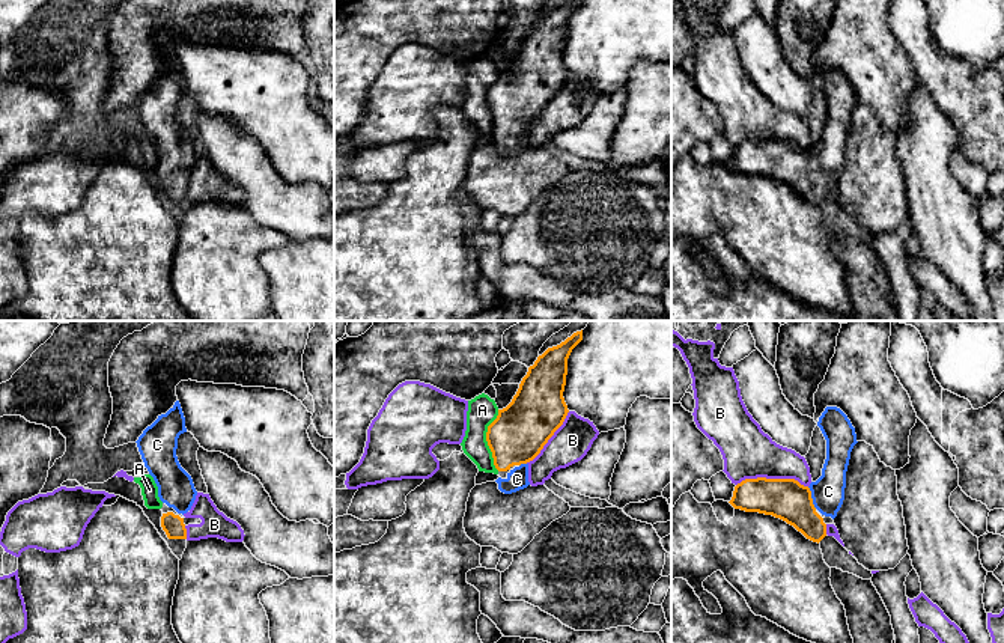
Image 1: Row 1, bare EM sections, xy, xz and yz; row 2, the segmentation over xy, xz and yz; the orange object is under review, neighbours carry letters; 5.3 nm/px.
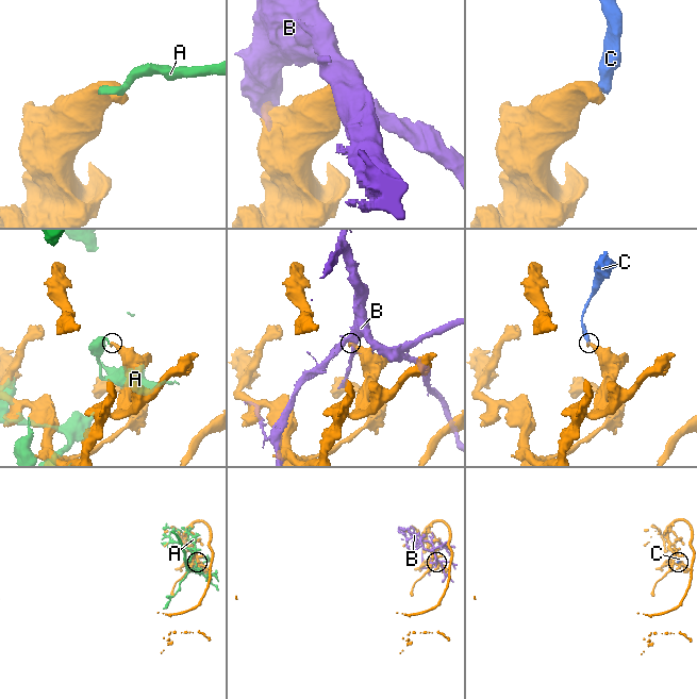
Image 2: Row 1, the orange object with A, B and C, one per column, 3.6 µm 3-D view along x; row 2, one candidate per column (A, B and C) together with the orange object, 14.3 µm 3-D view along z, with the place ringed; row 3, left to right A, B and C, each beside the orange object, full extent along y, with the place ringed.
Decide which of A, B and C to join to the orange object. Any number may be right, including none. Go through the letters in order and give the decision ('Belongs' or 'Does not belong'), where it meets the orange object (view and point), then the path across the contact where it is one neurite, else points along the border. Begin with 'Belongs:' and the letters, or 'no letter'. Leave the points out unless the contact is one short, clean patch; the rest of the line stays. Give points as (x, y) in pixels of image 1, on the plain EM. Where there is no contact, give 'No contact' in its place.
Belongs: C
A: Does not belong. Touches orange at xz (486, 103)
B: Does not belong. Touches orange at yz (772, 142)
C: Belongs. Touches orange at yz (810, 160). Path across: yz (786, 161), (810, 160), (828, 154)

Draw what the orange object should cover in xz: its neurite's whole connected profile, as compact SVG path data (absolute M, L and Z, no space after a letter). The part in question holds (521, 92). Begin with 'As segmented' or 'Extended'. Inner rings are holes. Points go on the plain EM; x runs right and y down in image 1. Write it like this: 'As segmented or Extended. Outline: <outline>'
Extended. Outline: M567 0L539 18L512 65L498 72L497 81L488 89L486 104L494 128L507 136L506 142L495 143L501 155L512 157L530 148L528 125L563 87L569 75L563 60L567 21L581 3Z

